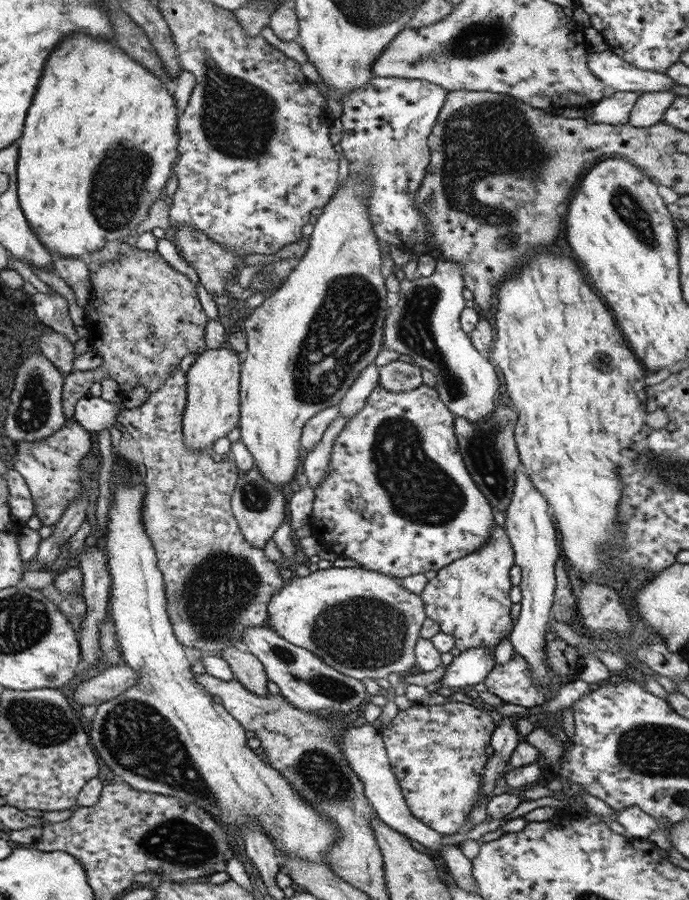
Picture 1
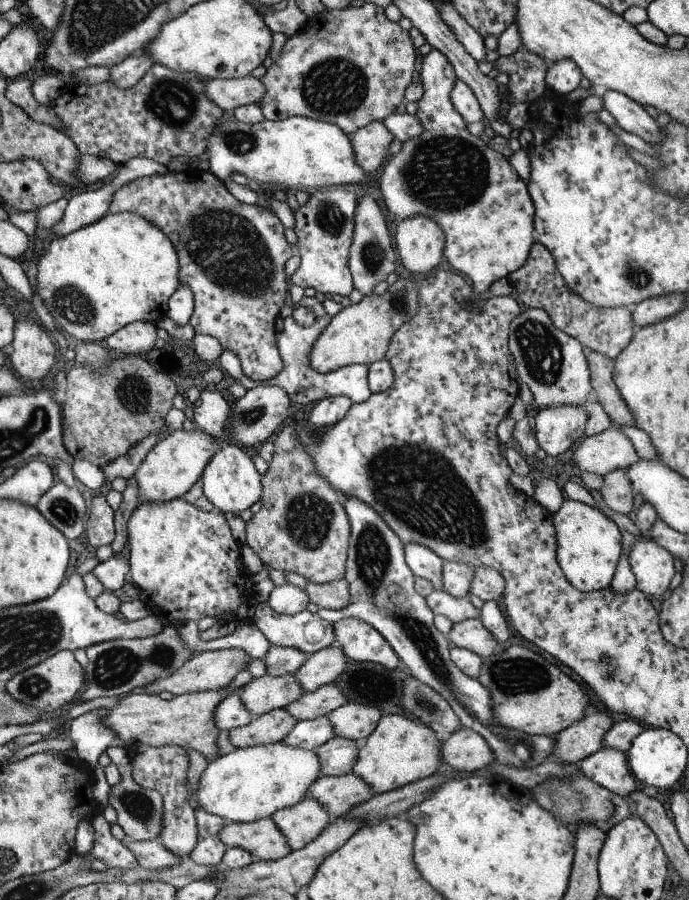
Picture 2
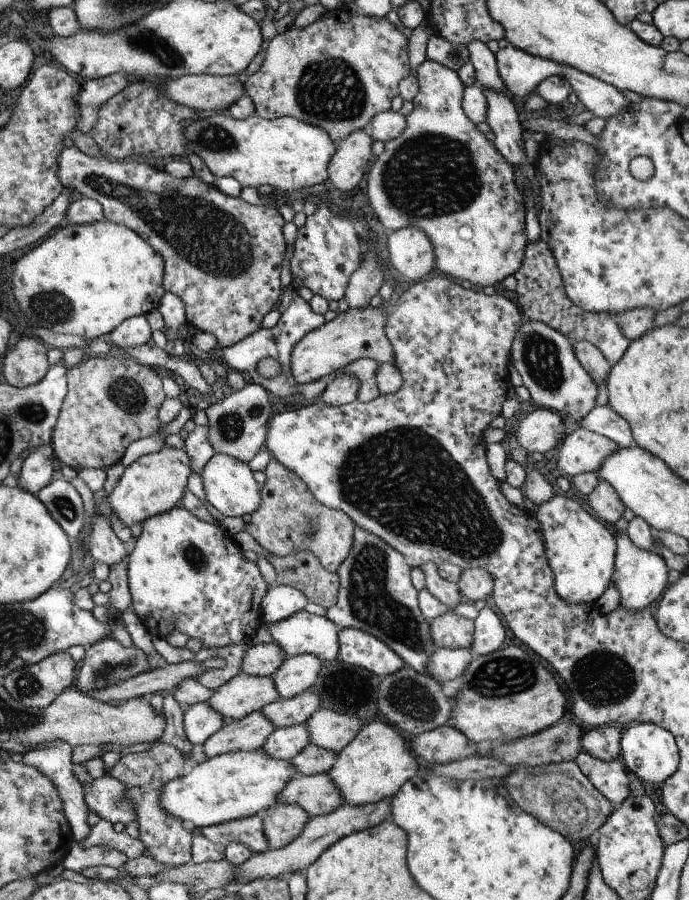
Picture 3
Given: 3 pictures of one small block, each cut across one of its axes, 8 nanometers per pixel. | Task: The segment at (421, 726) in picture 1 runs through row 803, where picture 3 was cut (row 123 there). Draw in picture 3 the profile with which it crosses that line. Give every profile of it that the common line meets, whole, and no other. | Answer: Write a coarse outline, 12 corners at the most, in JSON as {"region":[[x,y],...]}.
{"region":[[426,58],[407,127],[366,180],[474,288],[522,266],[514,166]]}

